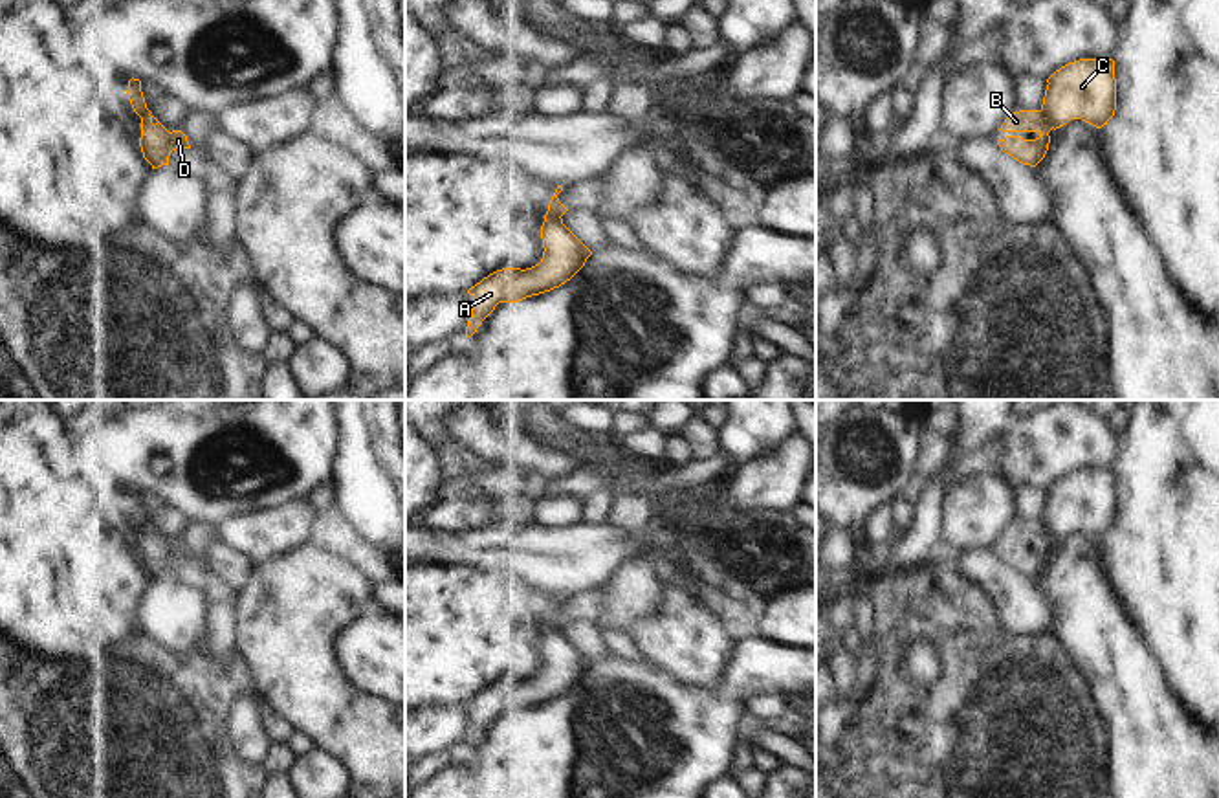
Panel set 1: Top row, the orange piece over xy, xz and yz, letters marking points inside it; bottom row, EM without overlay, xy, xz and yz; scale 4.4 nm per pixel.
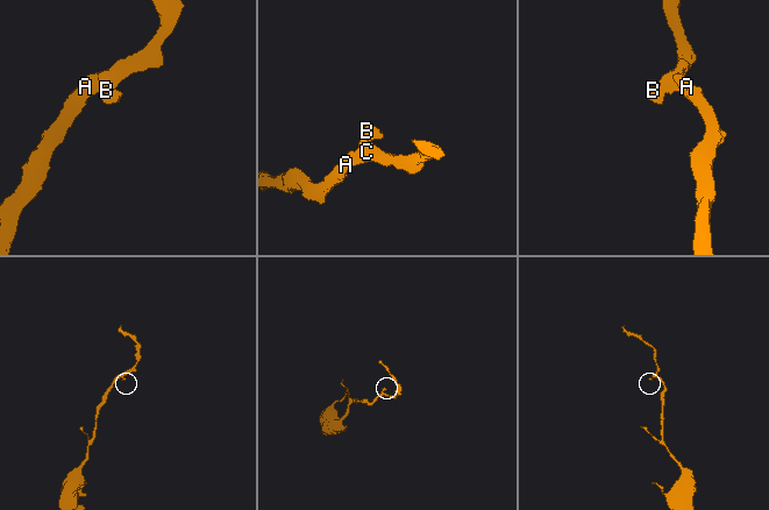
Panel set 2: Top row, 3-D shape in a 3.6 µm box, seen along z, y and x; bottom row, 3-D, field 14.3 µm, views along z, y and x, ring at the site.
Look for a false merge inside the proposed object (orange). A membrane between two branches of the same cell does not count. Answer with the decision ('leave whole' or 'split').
split

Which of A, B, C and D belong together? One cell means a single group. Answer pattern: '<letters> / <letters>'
A C / B D

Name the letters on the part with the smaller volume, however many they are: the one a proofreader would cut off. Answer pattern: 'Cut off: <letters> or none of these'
Cut off: B, D

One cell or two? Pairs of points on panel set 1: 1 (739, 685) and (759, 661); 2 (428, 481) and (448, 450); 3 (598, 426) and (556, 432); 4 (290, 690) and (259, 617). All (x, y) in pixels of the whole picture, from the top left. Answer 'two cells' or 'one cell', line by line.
1: one cell
2: two cells
3: two cells
4: one cell

